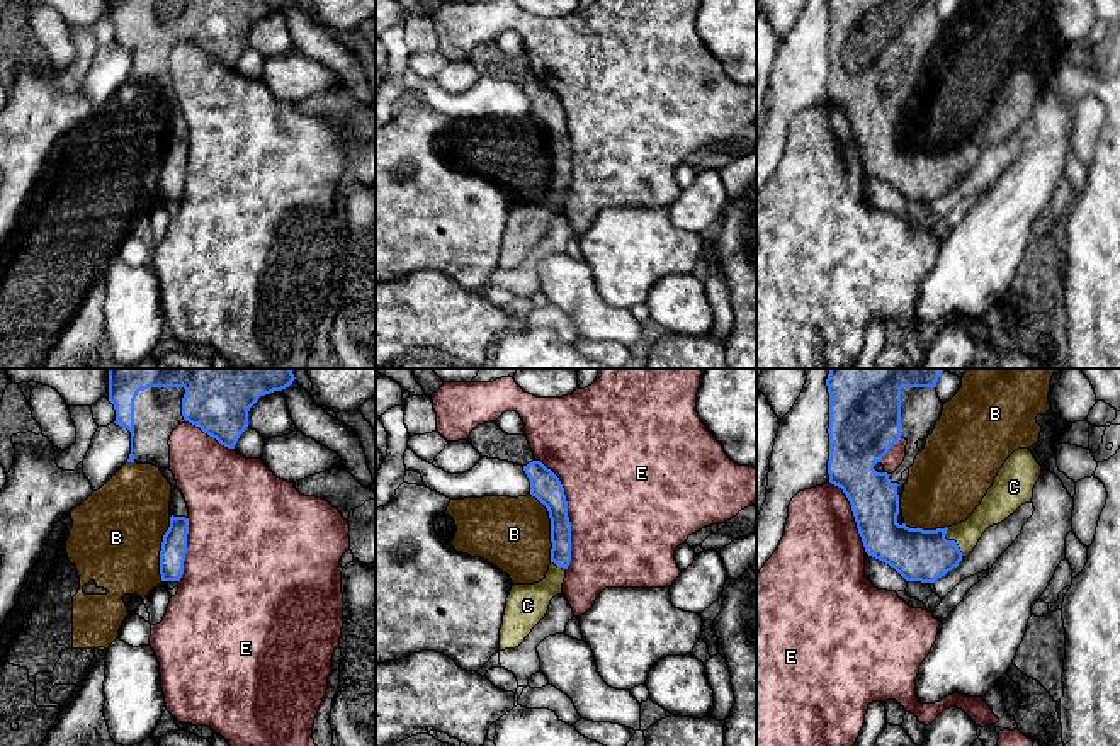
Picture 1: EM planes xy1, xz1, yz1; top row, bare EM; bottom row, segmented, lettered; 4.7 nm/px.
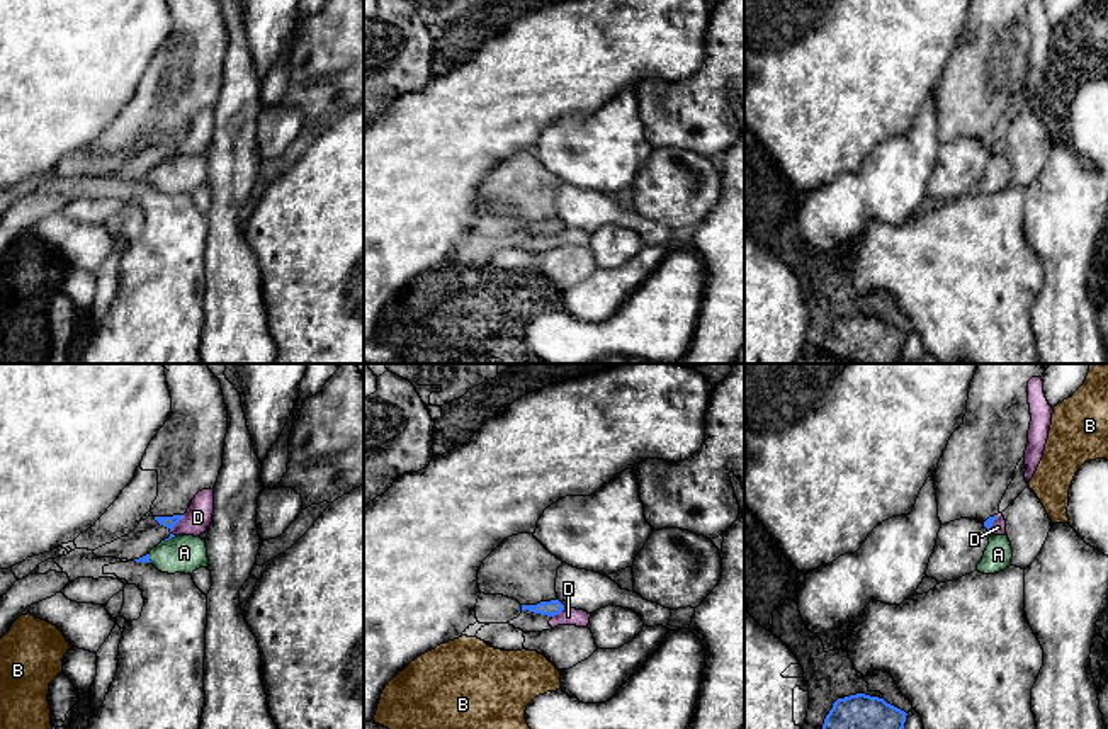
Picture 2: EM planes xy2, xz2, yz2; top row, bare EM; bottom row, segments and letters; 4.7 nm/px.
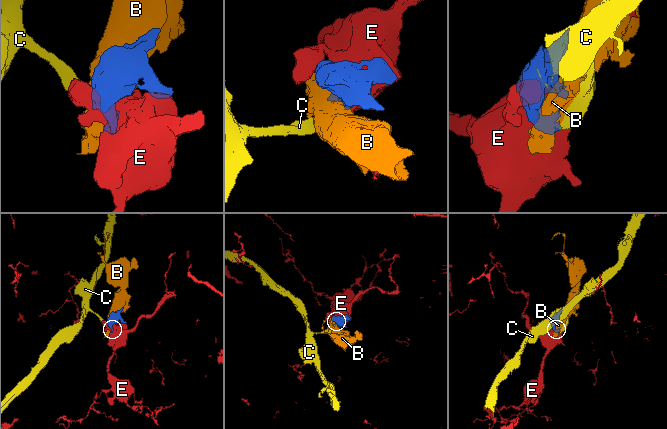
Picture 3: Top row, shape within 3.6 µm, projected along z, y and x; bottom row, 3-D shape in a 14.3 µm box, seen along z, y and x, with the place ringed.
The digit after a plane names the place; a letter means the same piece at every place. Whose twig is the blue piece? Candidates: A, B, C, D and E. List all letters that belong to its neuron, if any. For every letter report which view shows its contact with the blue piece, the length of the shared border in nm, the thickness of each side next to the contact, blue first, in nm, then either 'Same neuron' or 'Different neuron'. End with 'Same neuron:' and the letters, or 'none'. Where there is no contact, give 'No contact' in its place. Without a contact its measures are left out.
A: Touches blue in xy2. Shared border 70 nm. Thickness 20 nm (blue) against 180 nm. Different neuron
B: Touches blue in xy1. Shared border 320 nm. Thickness 130 nm (blue) against 440 nm. Different neuron
C: Touches blue in yz1. Shared border 150 nm. Thickness 240 nm (blue) against 140 nm. Same neuron
D: Touches blue in xy2. Shared border 110 nm. Thickness 60 nm (blue) against 130 nm. Different neuron
E: Touches blue in xz1. Shared border 550 nm. Thickness 140 nm (blue) against 480 nm. Different neuron
Same neuron: C

